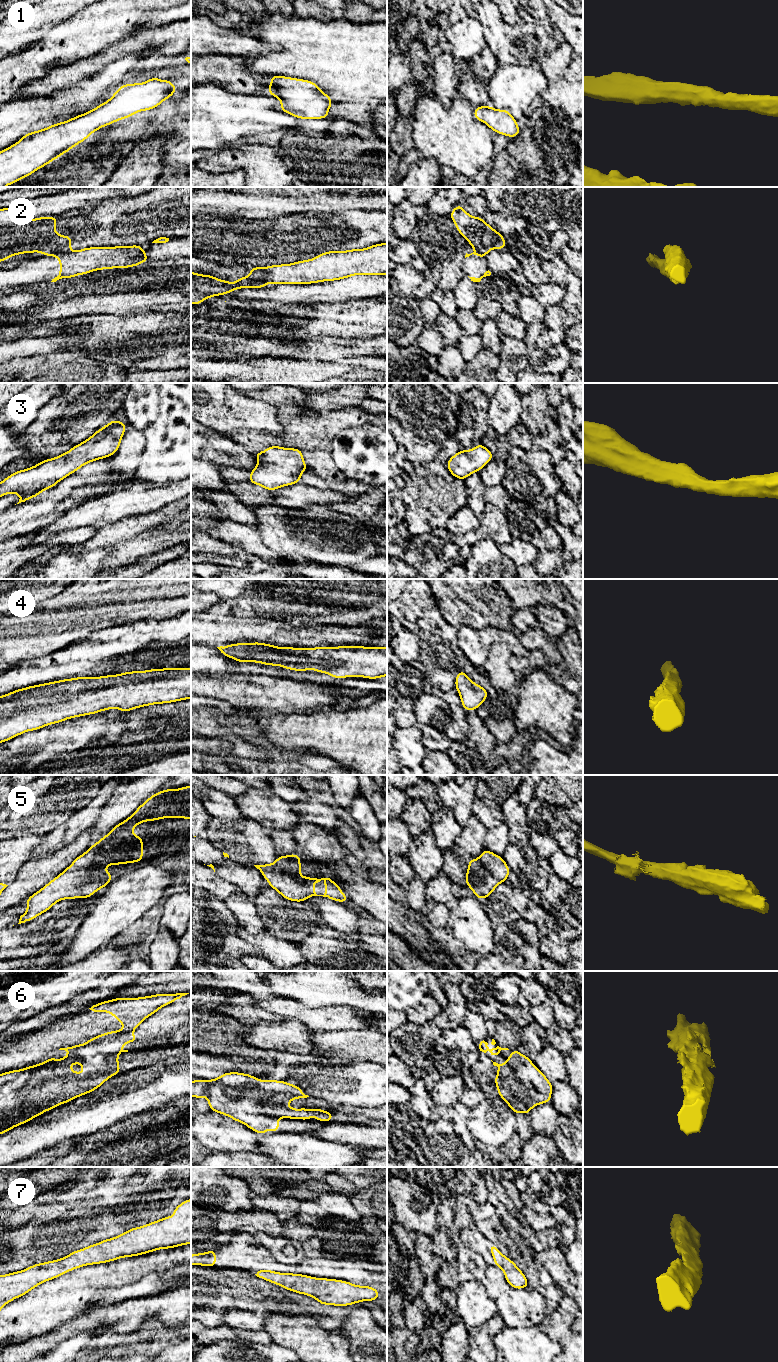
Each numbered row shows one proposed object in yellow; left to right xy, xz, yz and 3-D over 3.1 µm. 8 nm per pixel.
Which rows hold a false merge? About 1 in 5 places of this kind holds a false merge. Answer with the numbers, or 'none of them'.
2

